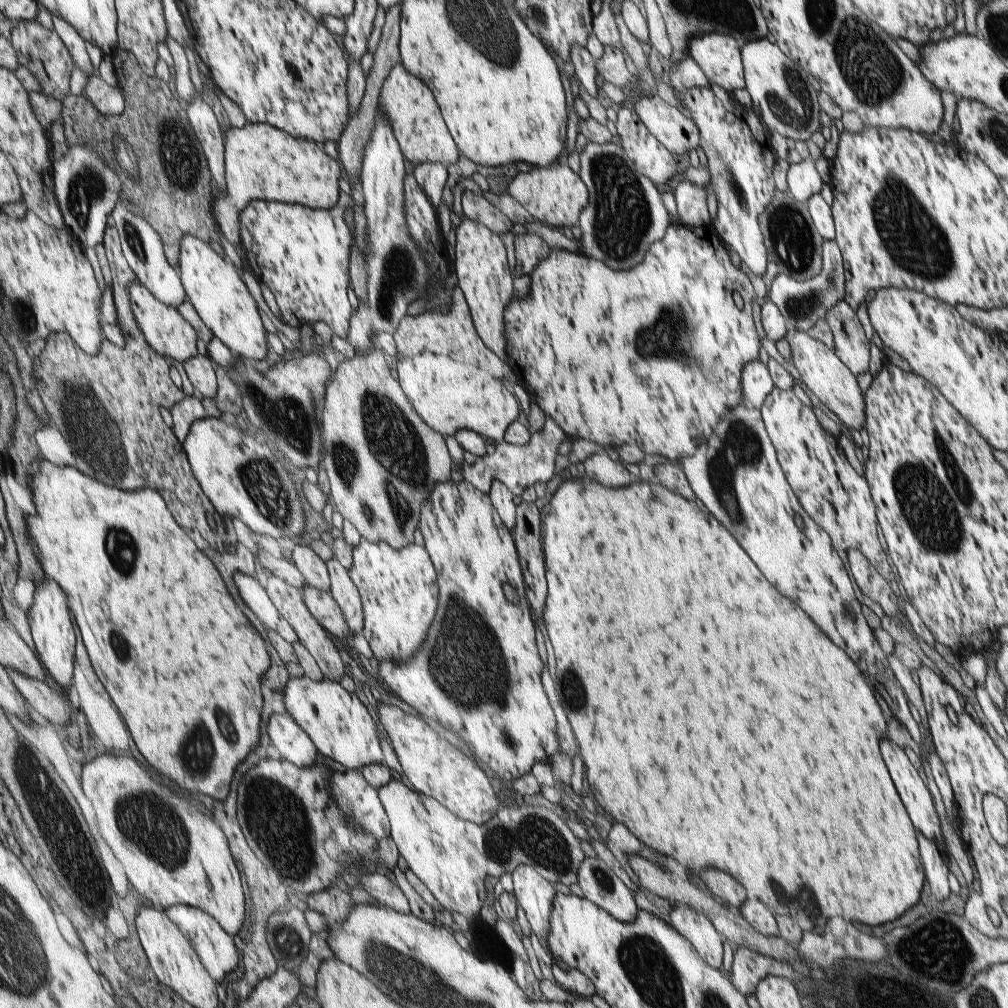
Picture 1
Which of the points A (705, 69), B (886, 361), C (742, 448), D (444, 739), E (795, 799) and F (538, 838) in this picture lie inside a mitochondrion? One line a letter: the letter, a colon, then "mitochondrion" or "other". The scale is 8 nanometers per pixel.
A: other
B: other
C: mitochondrion
D: other
E: other
F: mitochondrion

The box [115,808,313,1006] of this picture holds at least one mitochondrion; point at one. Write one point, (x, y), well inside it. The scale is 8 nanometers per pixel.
(287, 940)

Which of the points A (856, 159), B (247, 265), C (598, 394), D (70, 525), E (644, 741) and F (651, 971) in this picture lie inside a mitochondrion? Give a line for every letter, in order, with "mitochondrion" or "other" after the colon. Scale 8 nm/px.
A: other
B: other
C: other
D: other
E: other
F: mitochondrion

